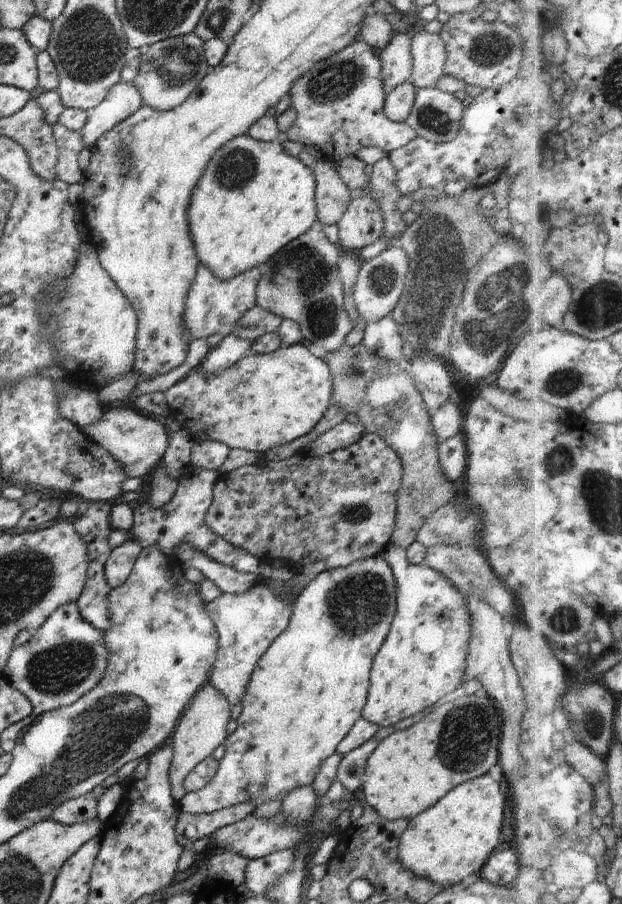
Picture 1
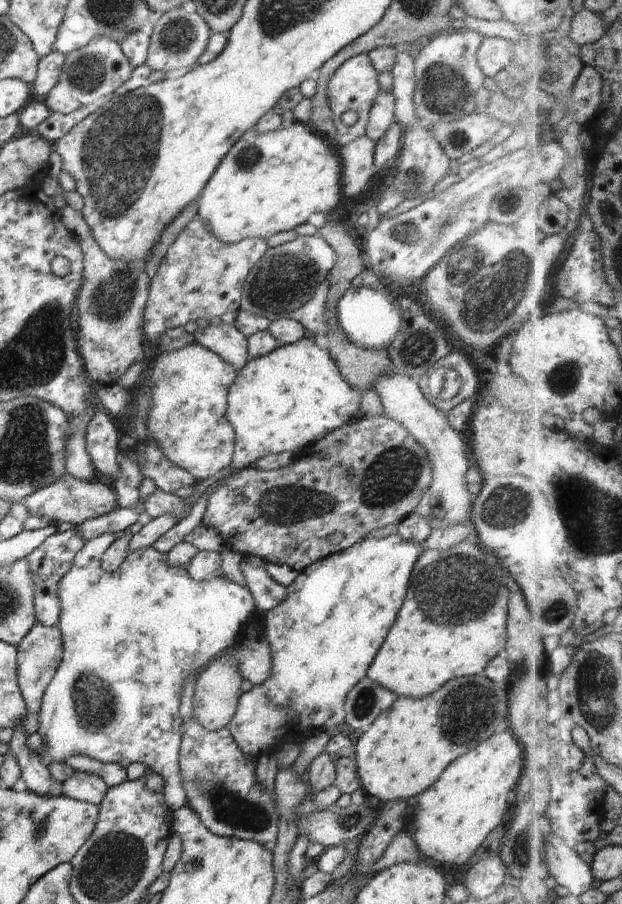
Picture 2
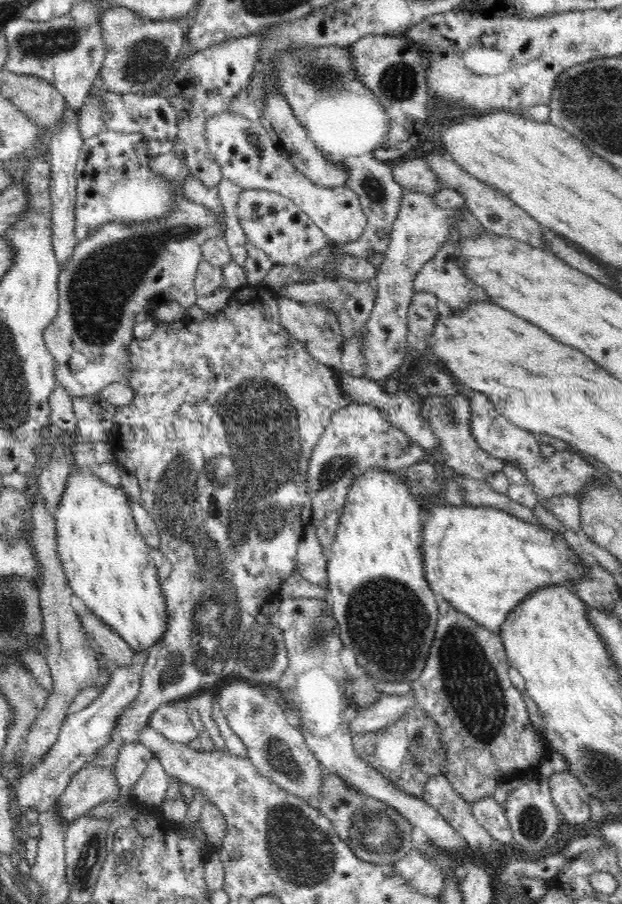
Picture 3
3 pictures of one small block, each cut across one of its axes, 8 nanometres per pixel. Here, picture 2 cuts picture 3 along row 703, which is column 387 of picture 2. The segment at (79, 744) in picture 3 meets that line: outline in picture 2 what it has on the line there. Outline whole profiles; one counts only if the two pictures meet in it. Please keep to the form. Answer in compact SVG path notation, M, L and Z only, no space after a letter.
M381 90L379 96L375 99L375 104L372 106L372 109L369 113L369 120L366 126L366 137L371 139L374 143L378 140L381 140L390 129L392 124L395 124L395 101L391 91L385 92Z

